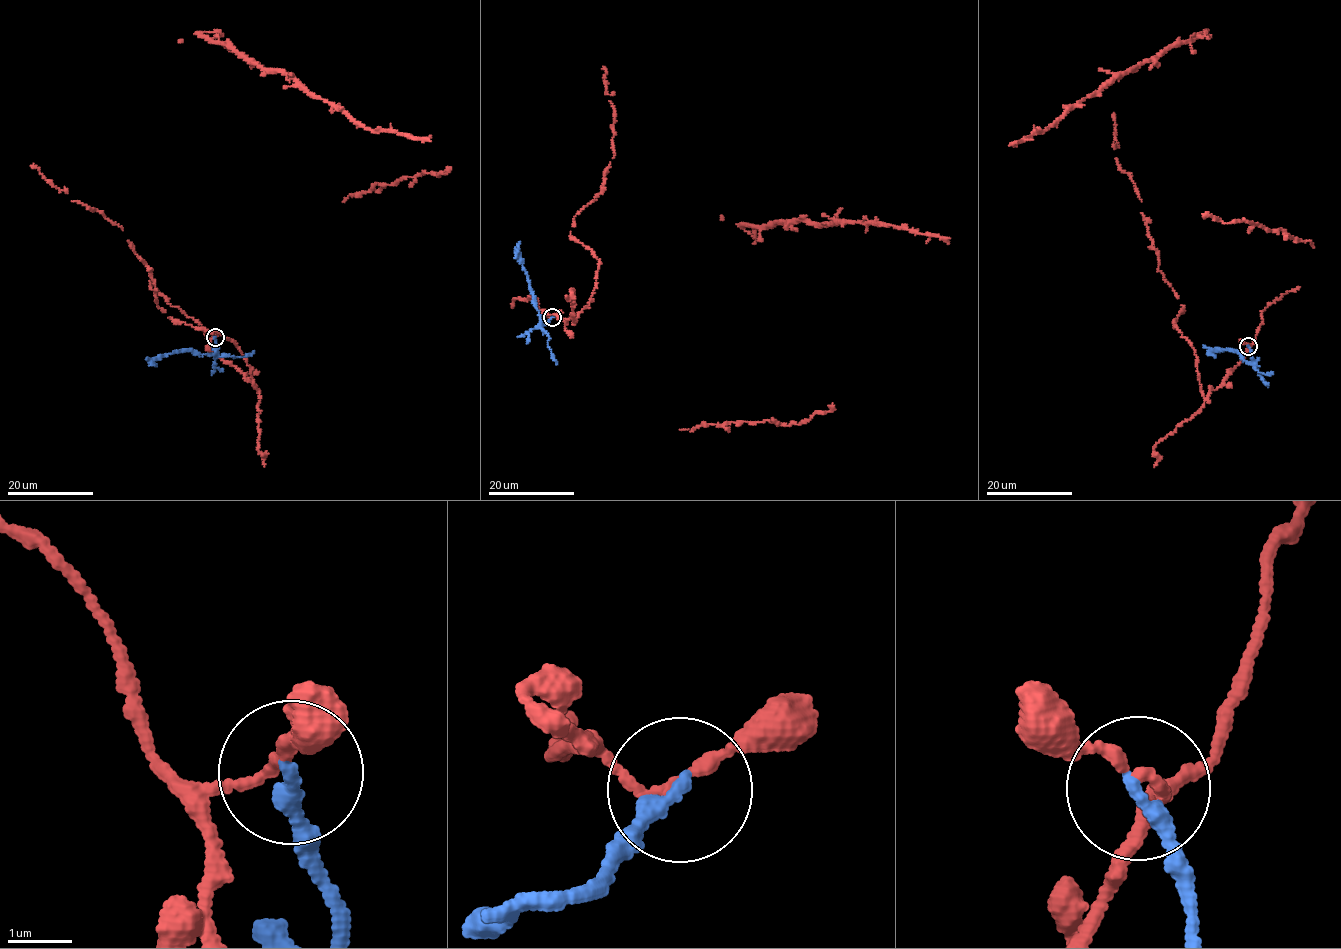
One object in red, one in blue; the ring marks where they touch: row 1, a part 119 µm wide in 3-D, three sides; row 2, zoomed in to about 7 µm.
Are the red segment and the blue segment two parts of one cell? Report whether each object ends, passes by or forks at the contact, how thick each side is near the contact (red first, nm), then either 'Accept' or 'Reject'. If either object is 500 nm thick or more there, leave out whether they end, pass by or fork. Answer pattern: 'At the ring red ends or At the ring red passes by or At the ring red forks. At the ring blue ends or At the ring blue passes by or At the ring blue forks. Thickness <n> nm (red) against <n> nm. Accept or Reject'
At the ring red passes by. At the ring blue ends. Thickness 160 nm (red) against 280 nm. Reject

